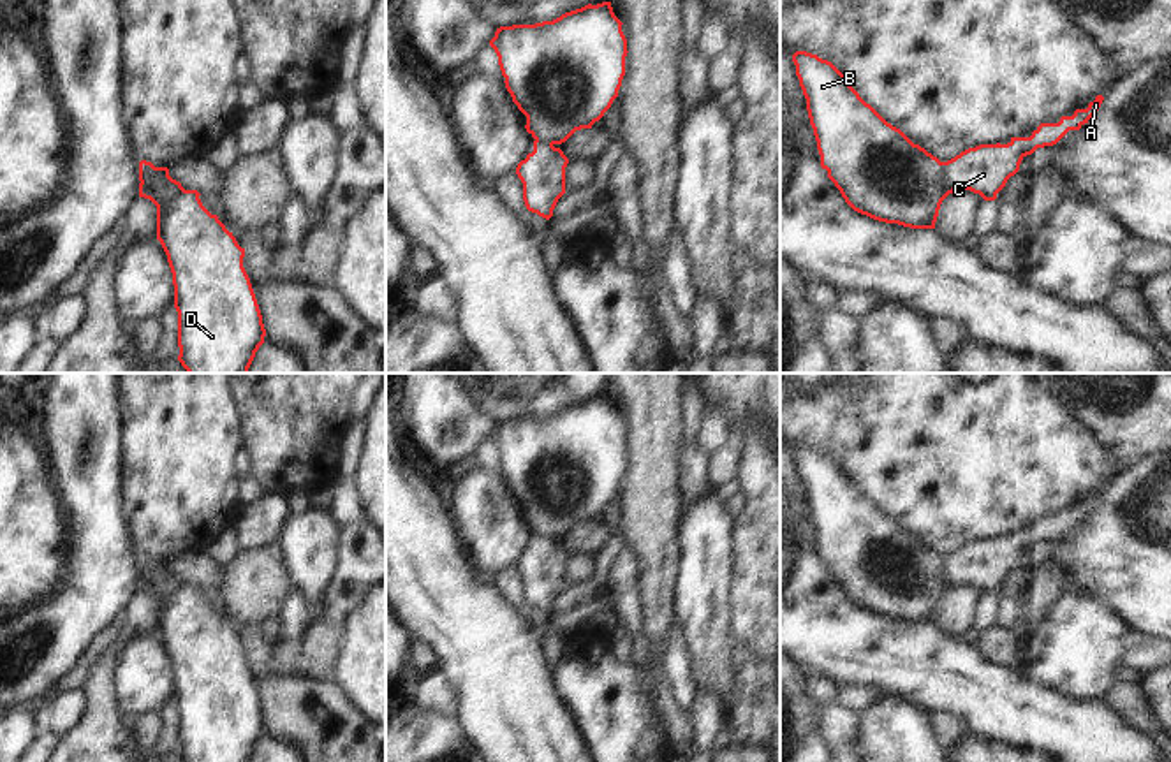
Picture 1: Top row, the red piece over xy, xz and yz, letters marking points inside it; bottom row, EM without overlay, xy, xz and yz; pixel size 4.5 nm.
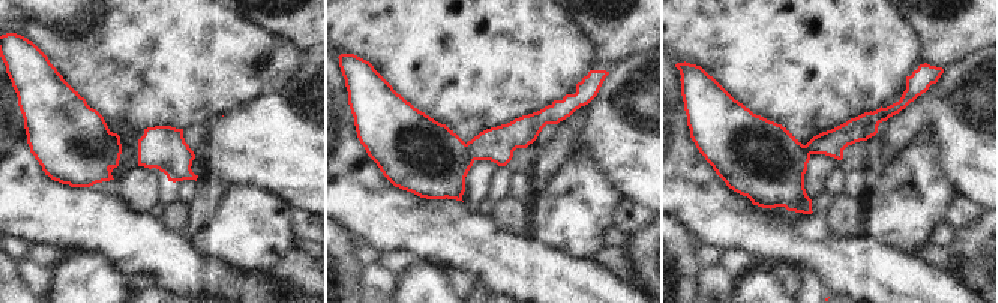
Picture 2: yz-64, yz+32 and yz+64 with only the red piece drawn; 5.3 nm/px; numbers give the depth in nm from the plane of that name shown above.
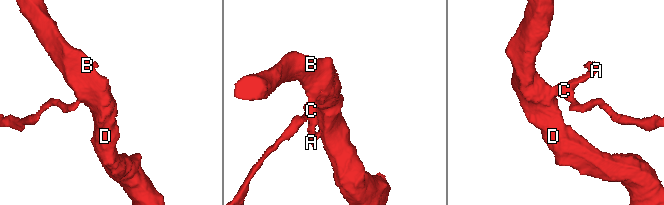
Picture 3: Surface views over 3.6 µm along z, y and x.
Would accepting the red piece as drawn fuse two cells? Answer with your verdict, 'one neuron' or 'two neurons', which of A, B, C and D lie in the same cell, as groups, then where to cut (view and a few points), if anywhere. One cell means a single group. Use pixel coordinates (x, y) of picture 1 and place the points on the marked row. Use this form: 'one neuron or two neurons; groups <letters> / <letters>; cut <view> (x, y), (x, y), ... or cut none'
two neurons; groups A C / B D; cut yz (942, 162), (946, 183), (953, 190)

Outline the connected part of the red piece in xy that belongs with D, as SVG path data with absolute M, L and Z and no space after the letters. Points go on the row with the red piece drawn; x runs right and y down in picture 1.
M153 167L148 183L139 183L139 197L157 206L157 239L173 273L178 311L178 361L188 373L248 373L255 352L264 343L262 315L243 267L241 248L201 202L197 190L185 190L167 167Z

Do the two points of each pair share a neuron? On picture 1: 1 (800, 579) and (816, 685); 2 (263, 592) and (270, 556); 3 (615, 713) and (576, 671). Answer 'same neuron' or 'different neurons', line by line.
1: different neurons
2: same neuron
3: same neuron

